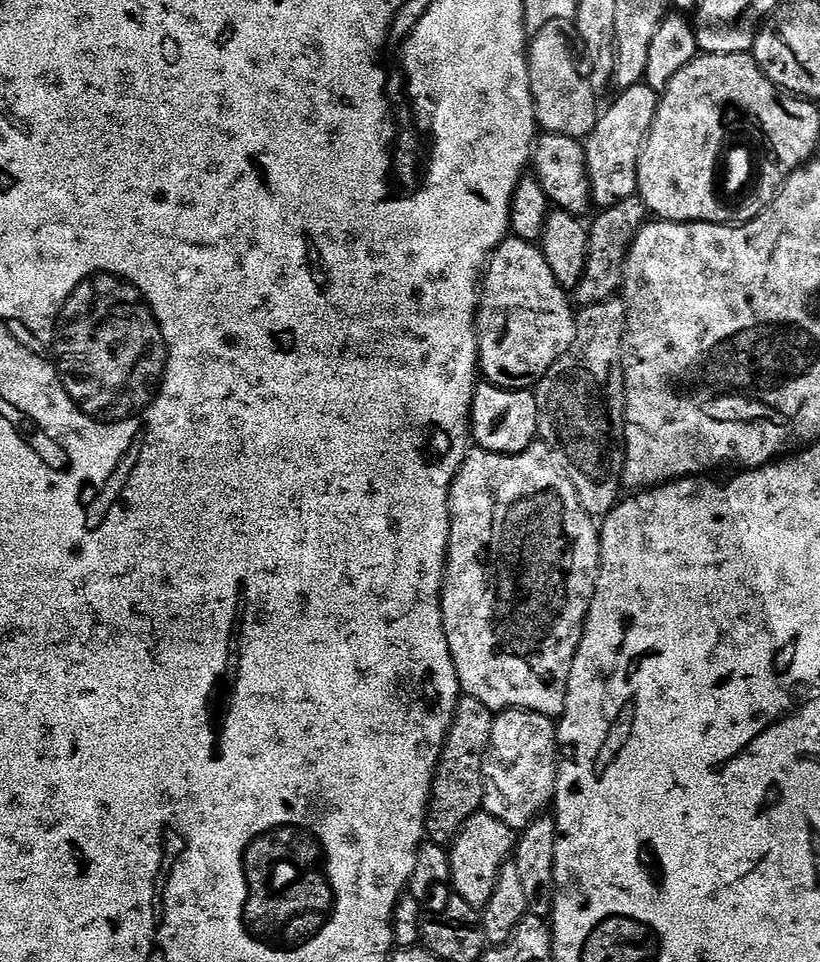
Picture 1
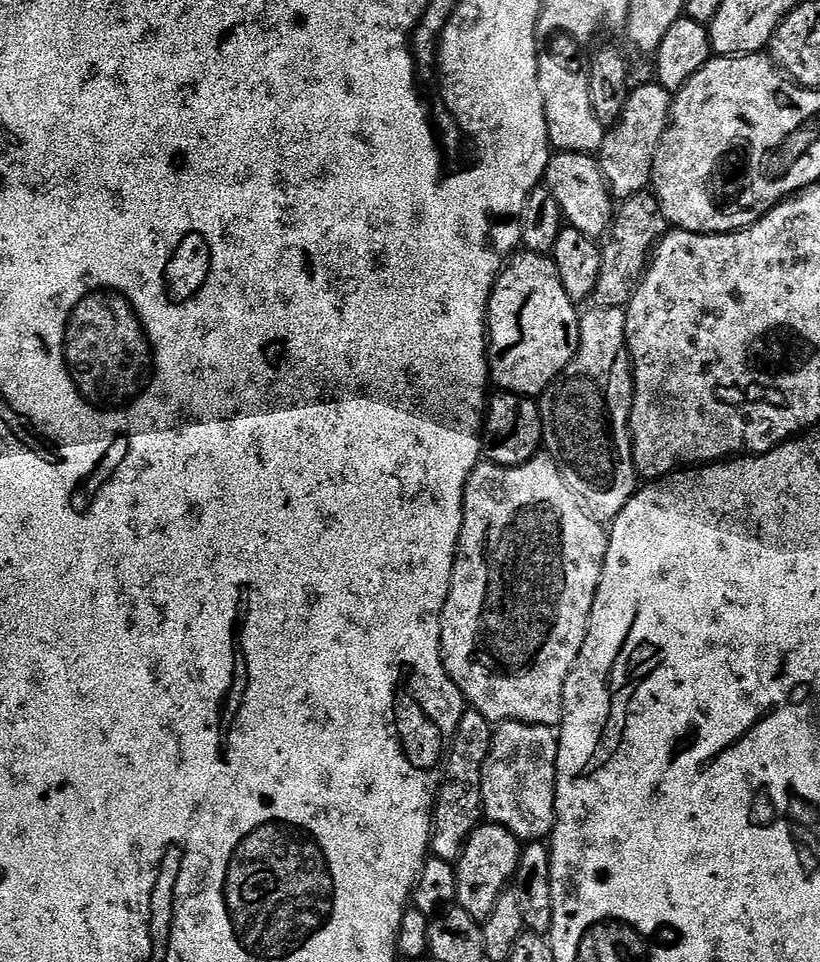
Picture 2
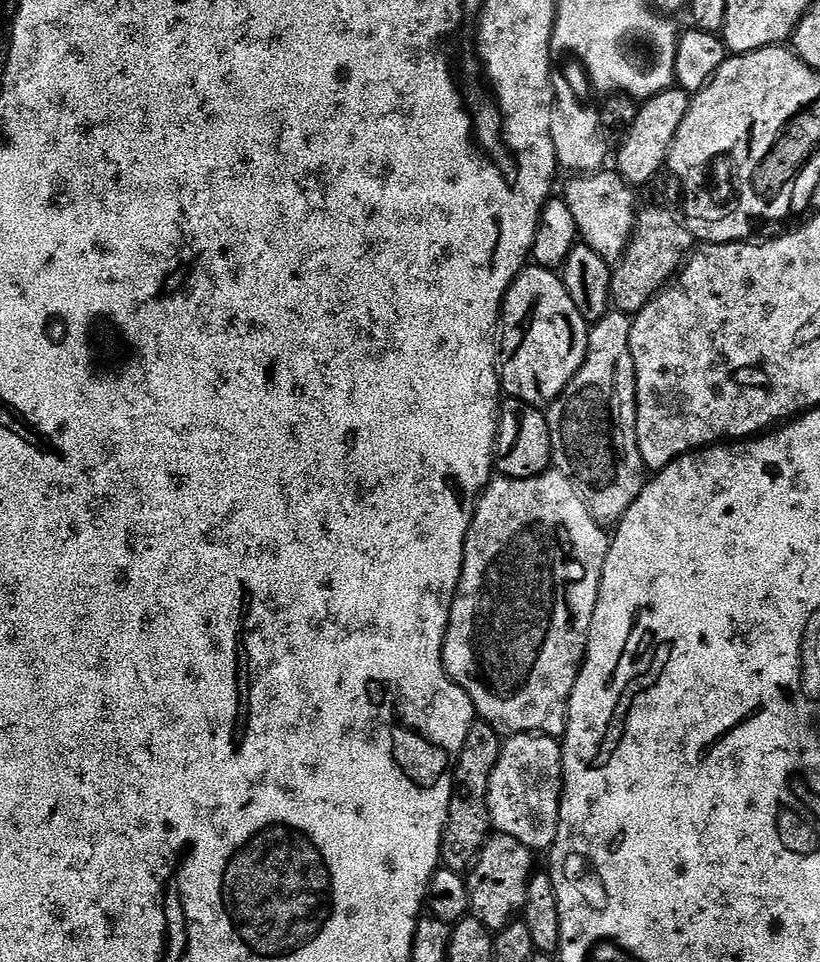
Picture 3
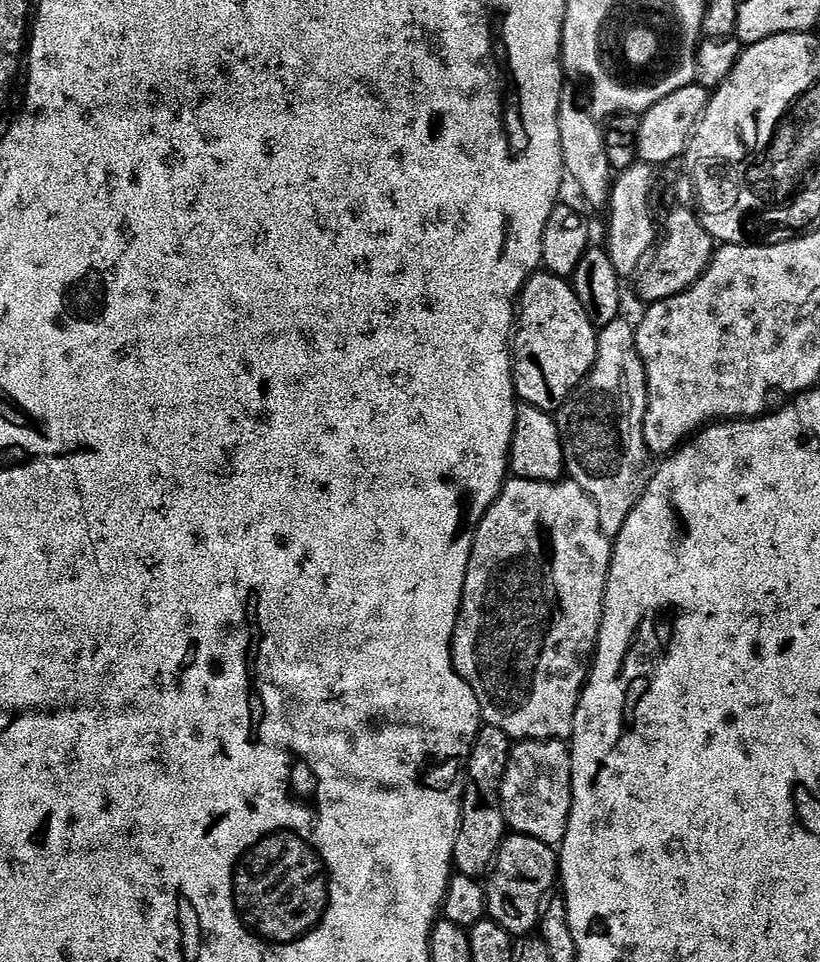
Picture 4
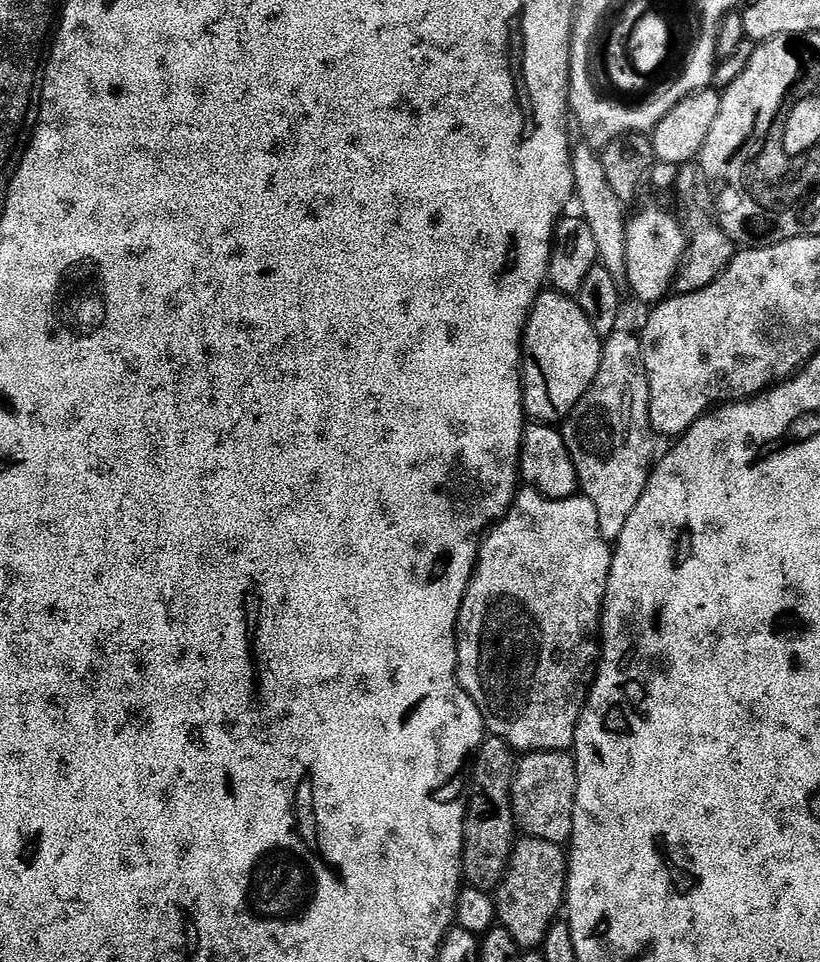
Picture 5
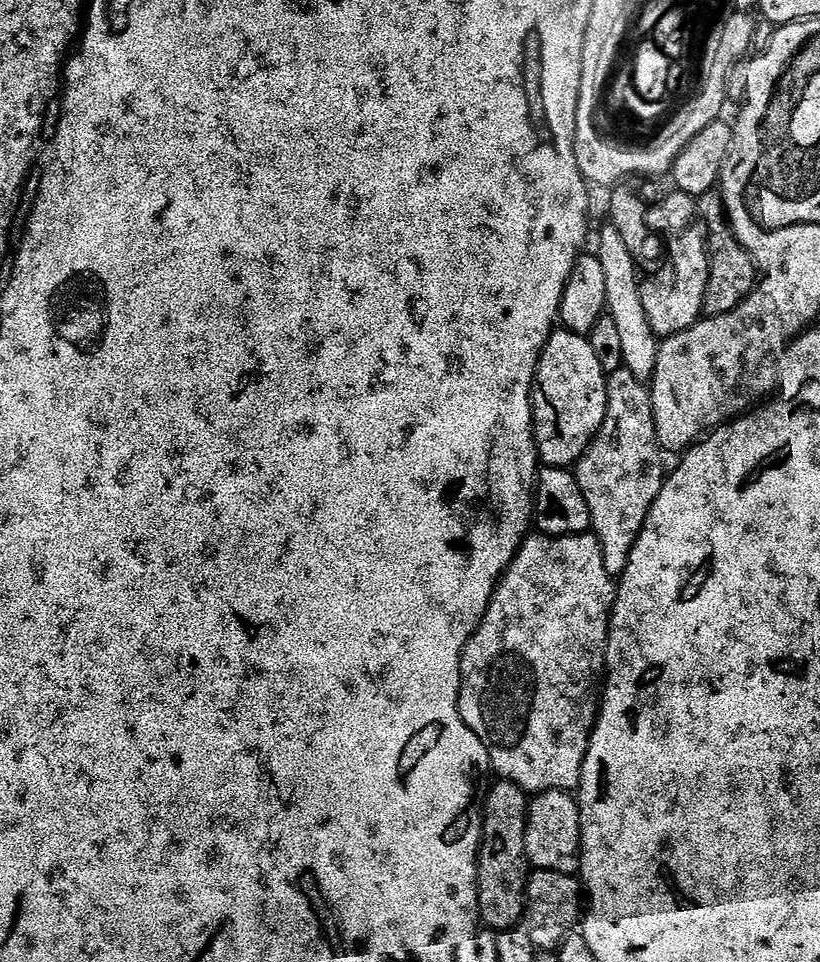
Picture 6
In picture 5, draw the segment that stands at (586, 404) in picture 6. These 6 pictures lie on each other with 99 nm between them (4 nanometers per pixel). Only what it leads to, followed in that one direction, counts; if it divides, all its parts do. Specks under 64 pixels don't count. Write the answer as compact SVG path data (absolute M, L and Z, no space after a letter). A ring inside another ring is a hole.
M555 290L541 292L524 328L522 379L525 413L544 426L567 421L596 380L601 351L602 337L595 332L571 295Z

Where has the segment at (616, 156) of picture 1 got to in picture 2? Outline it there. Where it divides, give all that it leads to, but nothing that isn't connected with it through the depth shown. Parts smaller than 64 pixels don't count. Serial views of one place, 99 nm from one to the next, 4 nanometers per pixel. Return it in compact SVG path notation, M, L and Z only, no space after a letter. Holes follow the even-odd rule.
M659 82L633 87L628 93L624 110L615 121L616 129L609 131L604 138L604 148L621 148L620 160L632 171L632 189L636 194L643 193L649 187L652 178L652 159L656 157L656 148L664 137L672 115L673 93Z

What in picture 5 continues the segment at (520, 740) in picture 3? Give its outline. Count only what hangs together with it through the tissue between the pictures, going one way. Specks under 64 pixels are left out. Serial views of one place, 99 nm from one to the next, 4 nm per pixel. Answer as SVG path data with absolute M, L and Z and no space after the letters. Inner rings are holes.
M529 752L519 757L514 768L514 811L516 827L525 836L542 838L564 846L572 839L576 770L564 758L550 758L547 752Z

